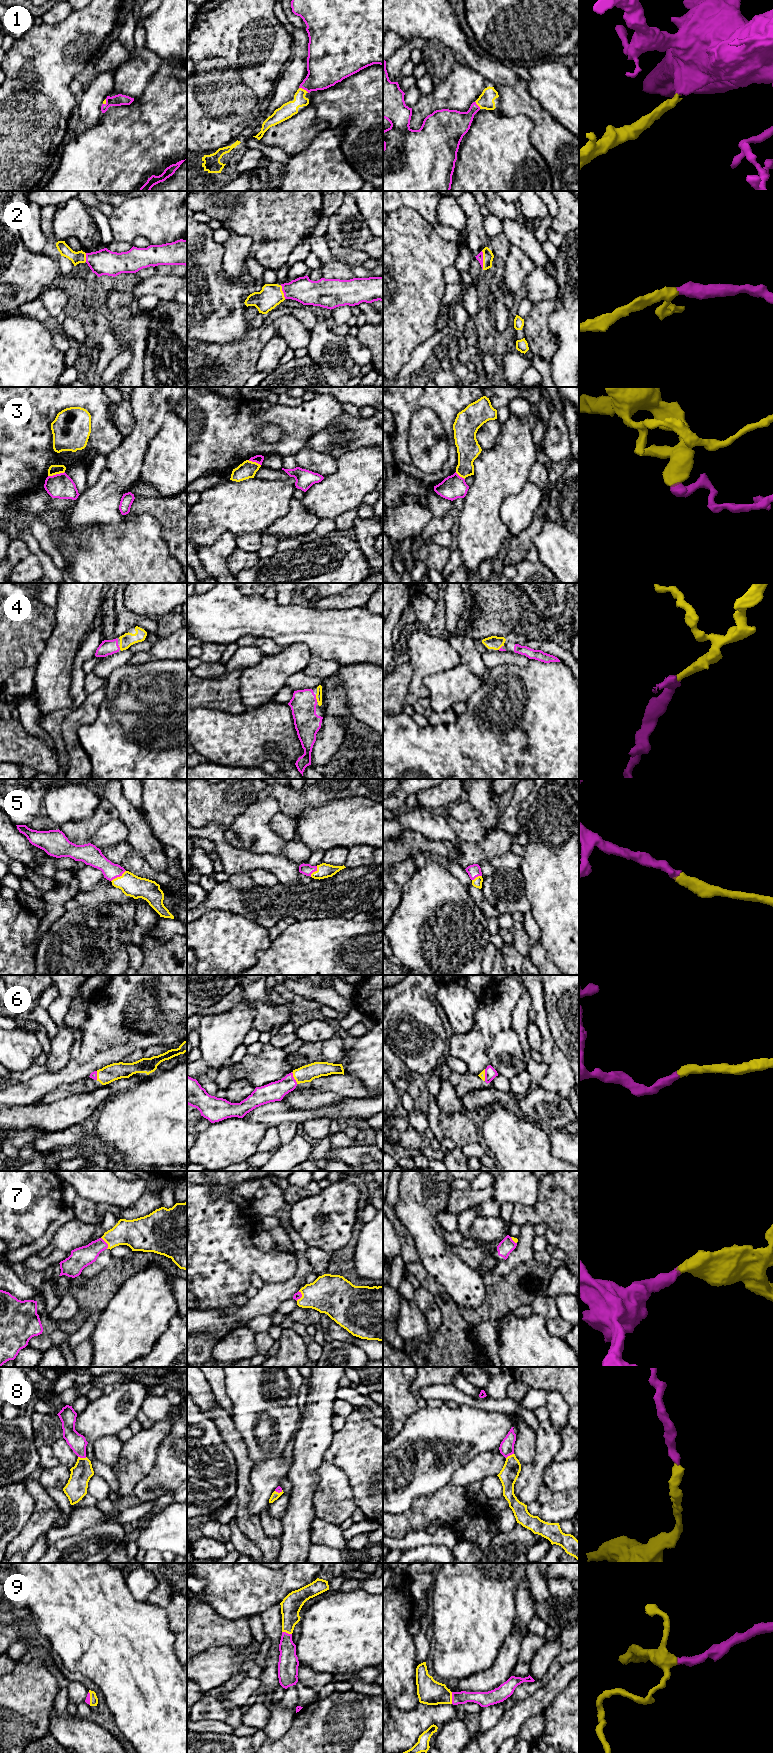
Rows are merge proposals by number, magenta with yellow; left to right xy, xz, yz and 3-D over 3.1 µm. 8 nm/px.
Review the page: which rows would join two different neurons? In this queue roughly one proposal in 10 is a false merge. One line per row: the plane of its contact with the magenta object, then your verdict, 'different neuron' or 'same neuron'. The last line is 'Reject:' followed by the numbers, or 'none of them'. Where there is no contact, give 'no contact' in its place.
1: meets magenta in xz; same neuron
2: meets magenta in yz; same neuron
3: meets magenta in xy; different neuron
4: meets magenta in xz; same neuron
5: meets magenta in xy; same neuron
6: meets magenta in xz; same neuron
7: meets magenta in xy; same neuron
8: meets magenta in xy; same neuron
9: meets magenta in yz; same neuron
Reject: 3

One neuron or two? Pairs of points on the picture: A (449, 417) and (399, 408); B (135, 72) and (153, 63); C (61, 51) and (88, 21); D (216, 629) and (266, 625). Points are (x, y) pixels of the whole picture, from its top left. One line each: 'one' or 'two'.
A: one
B: one
C: one
D: one

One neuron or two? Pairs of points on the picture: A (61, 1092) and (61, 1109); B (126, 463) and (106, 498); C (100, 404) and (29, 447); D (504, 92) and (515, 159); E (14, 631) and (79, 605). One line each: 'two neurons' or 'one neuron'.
A: two neurons
B: one neuron
C: one neuron
D: two neurons
E: two neurons

